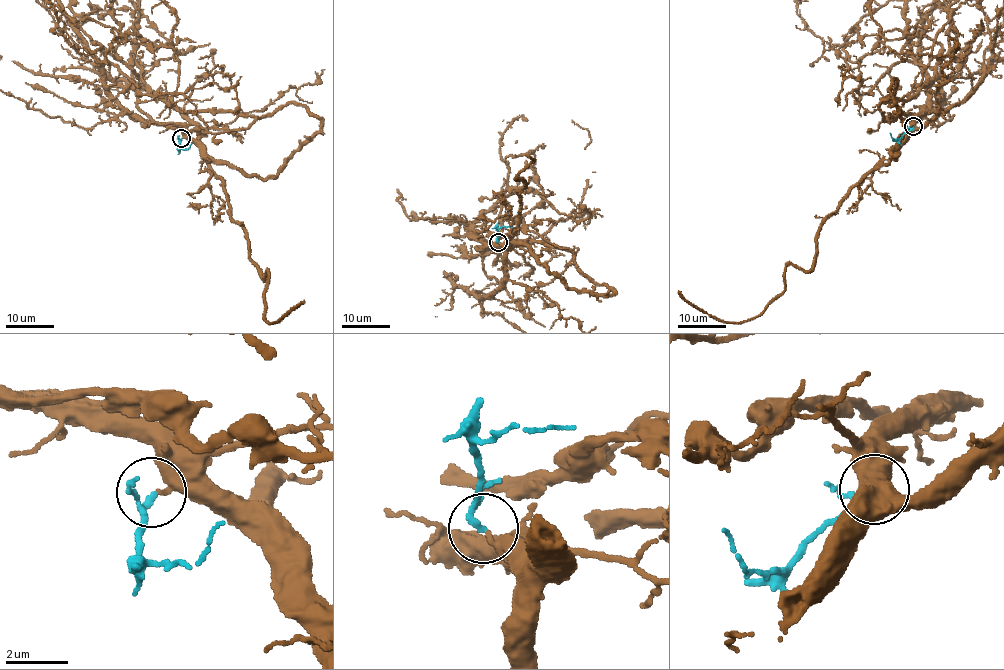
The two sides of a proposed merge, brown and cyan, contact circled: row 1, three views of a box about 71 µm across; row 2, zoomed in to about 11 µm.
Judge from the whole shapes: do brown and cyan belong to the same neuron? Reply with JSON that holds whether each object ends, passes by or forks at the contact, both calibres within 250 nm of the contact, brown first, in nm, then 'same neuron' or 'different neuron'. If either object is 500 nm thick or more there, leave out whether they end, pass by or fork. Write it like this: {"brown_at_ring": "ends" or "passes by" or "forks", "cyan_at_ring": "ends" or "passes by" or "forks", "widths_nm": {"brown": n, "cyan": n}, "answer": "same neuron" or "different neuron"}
{"brown_at_ring": "ends", "cyan_at_ring": "passes by", "widths_nm": {"brown": 340, "cyan": 140}, "answer": "same neuron"}

